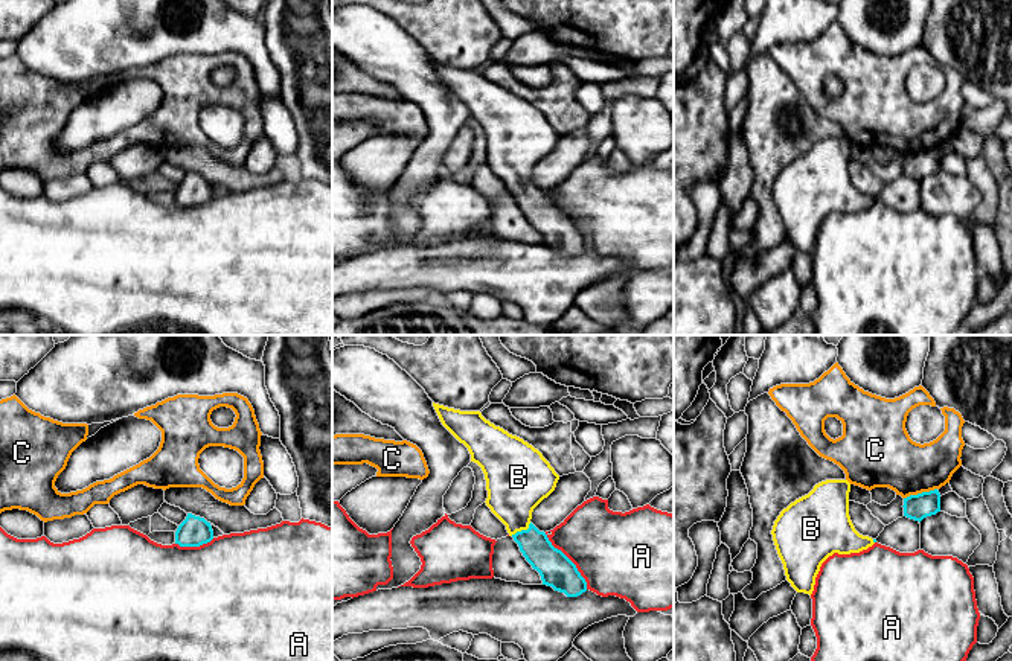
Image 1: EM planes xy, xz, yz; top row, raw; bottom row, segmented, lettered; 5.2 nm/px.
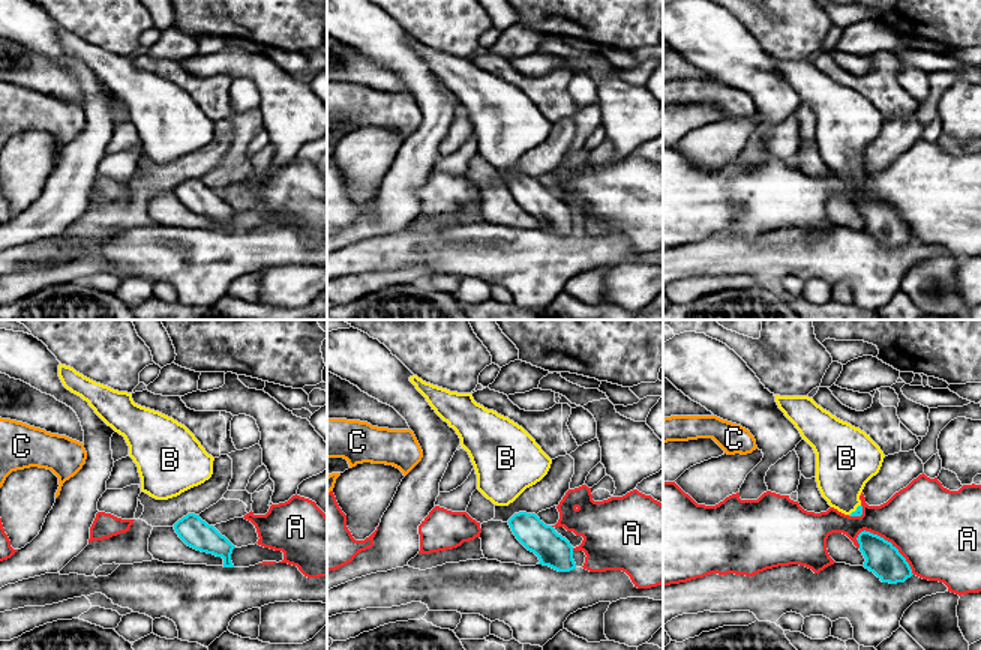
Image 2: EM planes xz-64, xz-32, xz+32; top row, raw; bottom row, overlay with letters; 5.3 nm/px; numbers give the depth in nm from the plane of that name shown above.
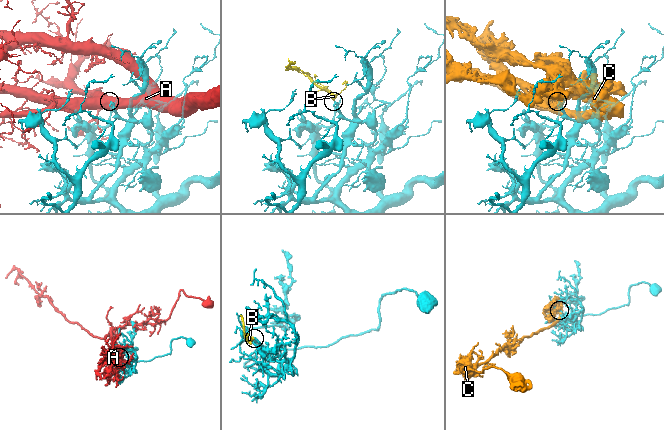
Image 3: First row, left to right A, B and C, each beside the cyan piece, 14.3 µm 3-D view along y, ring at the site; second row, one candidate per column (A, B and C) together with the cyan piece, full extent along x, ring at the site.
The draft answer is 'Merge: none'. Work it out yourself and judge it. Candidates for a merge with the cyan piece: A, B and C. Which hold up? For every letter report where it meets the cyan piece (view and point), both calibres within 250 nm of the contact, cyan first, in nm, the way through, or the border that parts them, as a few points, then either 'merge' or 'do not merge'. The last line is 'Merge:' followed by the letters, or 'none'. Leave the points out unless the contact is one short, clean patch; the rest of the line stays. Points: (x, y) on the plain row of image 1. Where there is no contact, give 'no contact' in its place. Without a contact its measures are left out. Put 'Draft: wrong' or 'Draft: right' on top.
Draft: wrong
A: contact xz (570, 220); calibres 180 and 440 nm; do not merge
B: contact xz (522, 189); calibres 170 and 320 nm; way xz (552, 223), (522, 189), (517, 182), (517, 142); merge
C: contact yz (919, 153); calibres 130 and 300 nm; do not merge
Merge: B

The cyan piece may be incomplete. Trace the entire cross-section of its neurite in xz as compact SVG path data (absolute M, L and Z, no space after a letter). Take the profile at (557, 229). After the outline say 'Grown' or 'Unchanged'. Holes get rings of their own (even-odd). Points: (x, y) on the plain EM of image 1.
M434 61L433 65L442 84L468 107L471 120L482 126L488 149L486 164L506 184L526 219L540 232L543 244L552 245L567 256L585 251L587 241L576 224L530 181L533 168L555 149L559 139L550 122L532 104L495 85L480 70L460 70Z. Grown

